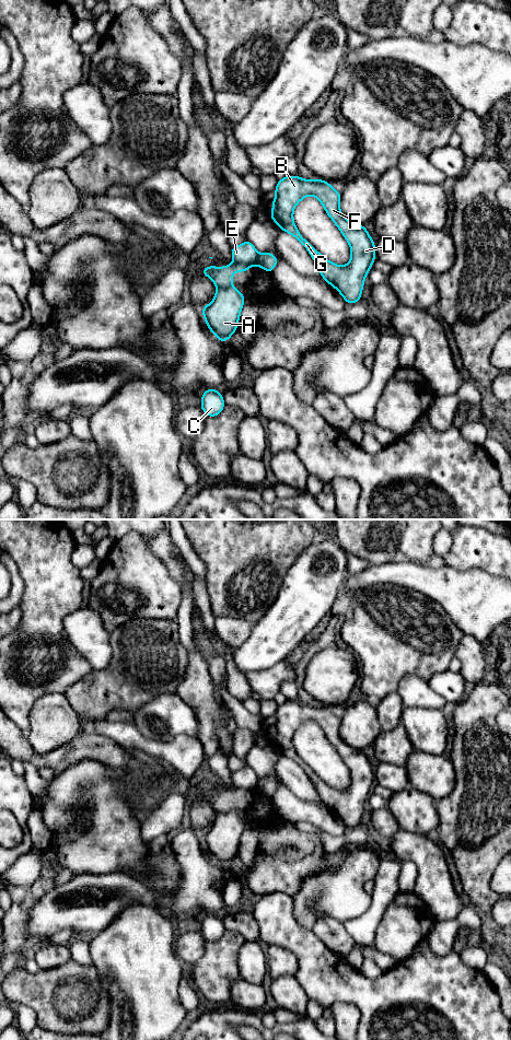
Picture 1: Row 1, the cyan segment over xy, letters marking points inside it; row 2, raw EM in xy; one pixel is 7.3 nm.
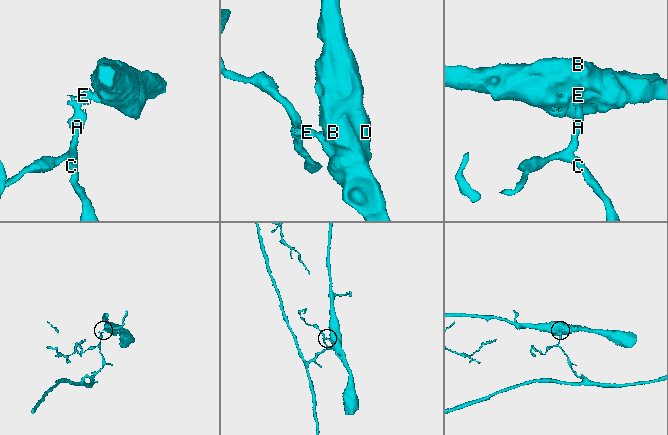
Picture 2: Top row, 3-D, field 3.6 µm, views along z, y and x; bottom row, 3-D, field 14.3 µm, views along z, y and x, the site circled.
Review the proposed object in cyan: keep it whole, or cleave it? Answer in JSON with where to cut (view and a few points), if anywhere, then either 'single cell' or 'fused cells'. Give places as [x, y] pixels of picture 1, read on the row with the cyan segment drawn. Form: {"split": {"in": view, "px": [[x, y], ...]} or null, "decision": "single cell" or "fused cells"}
{"split": {"in": "xy", "px": [[259, 254], [255, 263]]}, "decision": "fused cells"}

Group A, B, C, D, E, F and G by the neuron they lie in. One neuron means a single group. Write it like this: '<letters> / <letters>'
A C E / B D F G

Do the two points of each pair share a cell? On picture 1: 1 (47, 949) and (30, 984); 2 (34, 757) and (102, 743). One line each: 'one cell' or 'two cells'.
1: two cells
2: one cell

